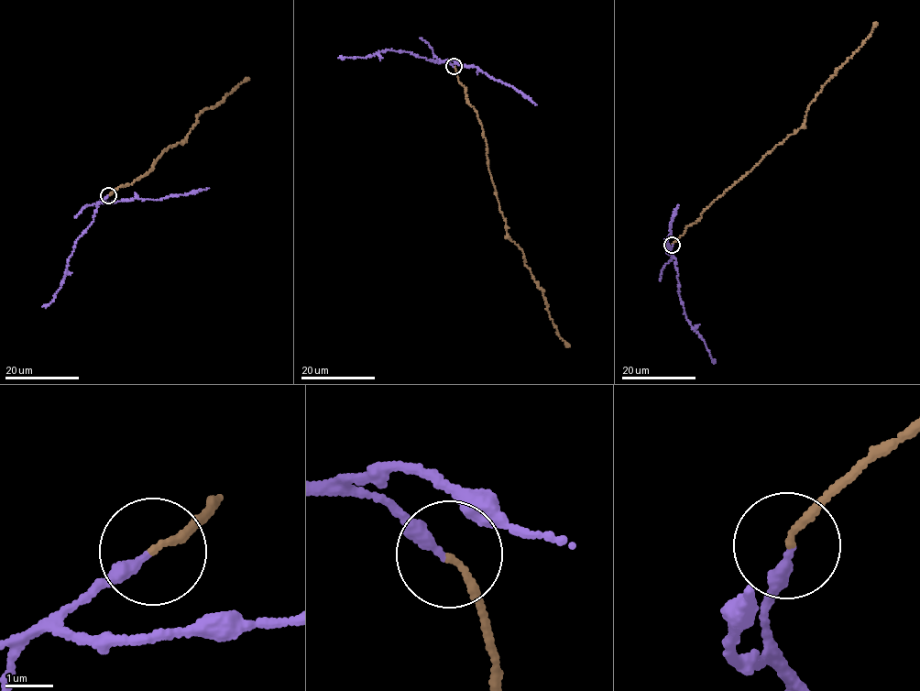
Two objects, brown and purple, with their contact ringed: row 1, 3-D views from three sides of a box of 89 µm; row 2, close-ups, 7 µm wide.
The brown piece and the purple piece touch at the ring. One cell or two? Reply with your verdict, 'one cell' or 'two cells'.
two cells

